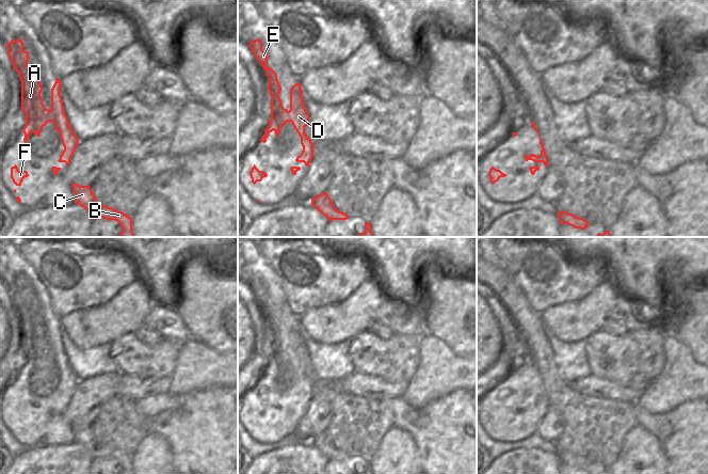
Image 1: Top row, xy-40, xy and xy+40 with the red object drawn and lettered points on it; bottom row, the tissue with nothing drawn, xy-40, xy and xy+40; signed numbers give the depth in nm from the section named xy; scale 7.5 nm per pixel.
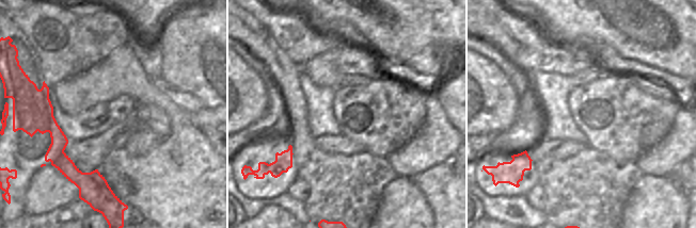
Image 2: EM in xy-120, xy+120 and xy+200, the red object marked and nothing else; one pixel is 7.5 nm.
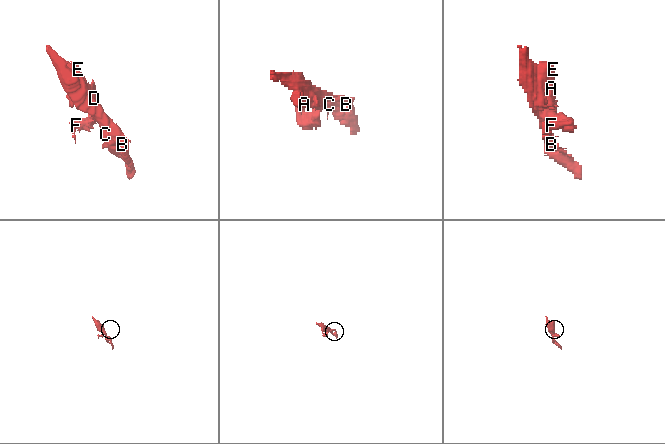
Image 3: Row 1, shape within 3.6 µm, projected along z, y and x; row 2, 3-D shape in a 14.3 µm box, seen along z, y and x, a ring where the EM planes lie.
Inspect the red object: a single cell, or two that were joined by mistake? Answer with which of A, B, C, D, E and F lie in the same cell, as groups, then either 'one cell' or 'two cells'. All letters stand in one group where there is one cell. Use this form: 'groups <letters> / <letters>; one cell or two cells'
groups A B C D E F; one cell

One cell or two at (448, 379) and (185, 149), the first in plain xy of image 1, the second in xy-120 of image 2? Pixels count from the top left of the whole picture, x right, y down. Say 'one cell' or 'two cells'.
two cells

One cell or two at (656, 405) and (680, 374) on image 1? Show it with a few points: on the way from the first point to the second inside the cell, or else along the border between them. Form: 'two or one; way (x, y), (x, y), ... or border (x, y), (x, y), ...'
one; way (661, 397), (677, 381)

